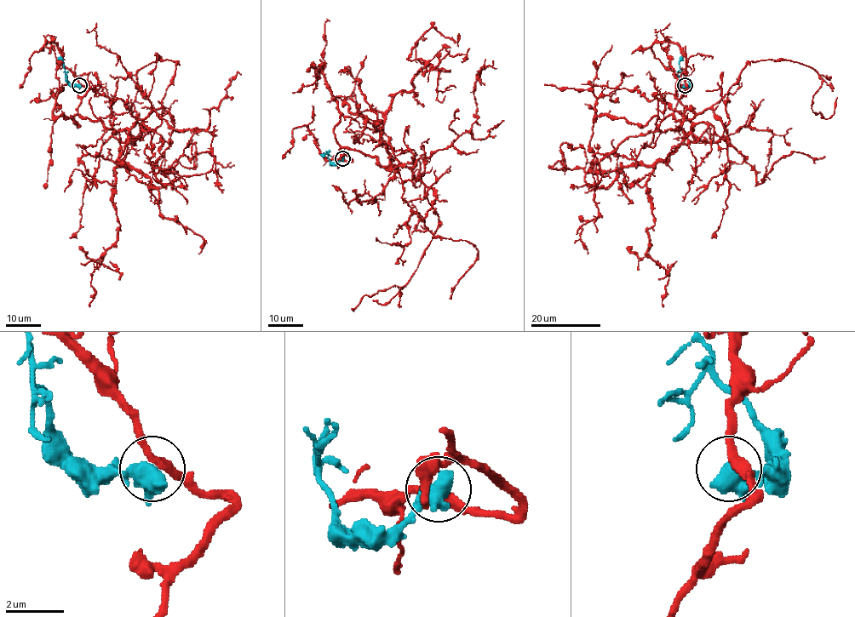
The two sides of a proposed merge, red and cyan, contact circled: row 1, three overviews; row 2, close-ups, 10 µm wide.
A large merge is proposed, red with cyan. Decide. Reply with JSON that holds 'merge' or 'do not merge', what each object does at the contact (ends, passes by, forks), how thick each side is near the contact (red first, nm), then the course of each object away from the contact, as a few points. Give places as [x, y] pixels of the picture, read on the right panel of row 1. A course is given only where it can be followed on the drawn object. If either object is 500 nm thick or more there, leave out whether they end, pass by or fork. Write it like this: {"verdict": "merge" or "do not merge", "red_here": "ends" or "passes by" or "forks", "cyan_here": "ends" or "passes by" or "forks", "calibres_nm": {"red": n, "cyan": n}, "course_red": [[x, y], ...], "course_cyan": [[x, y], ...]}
{"verdict": "do not merge", "calibres_nm": {"red": 300, "cyan": 550}, "course_red": [[685, 84], [674, 117], [686, 132], [748, 62], [811, 67], [822, 80], [811, 109], [821, 117], [837, 97]], "course_cyan": [[685, 85], [690, 85], [690, 82], [679, 65], [681, 57]]}

